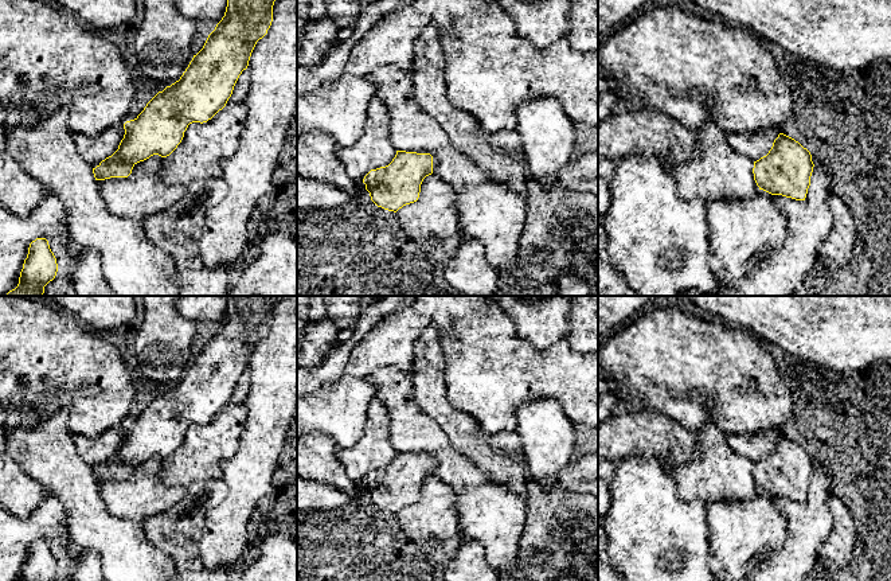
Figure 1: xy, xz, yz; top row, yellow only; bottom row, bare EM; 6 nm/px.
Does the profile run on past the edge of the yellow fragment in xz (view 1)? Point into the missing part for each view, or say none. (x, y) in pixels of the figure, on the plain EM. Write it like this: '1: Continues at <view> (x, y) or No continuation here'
1: No continuation here

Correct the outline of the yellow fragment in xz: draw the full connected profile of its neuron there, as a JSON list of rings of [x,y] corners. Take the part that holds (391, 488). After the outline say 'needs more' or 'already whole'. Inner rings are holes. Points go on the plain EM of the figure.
[[[396,452],[388,467],[371,471],[363,484],[378,508],[396,514],[418,502],[421,486],[431,475],[430,455]]] | already whole

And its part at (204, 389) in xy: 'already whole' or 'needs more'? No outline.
already whole

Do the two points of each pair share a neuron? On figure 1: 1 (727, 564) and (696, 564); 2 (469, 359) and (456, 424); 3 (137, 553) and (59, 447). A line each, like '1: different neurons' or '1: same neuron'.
1: different neurons
2: different neurons
3: same neuron

